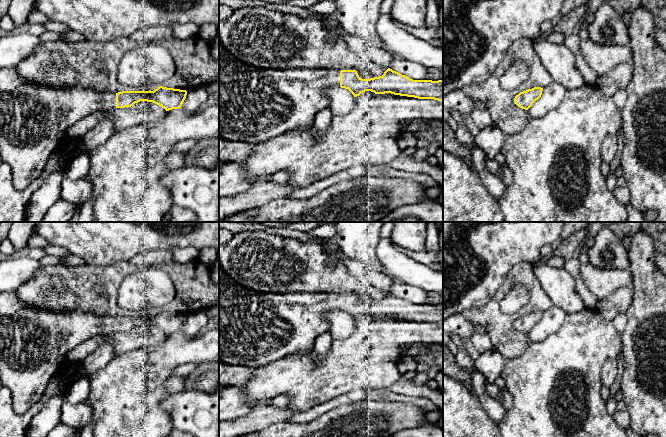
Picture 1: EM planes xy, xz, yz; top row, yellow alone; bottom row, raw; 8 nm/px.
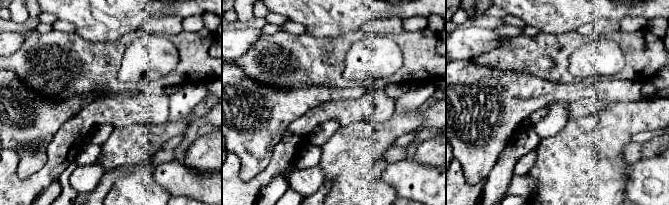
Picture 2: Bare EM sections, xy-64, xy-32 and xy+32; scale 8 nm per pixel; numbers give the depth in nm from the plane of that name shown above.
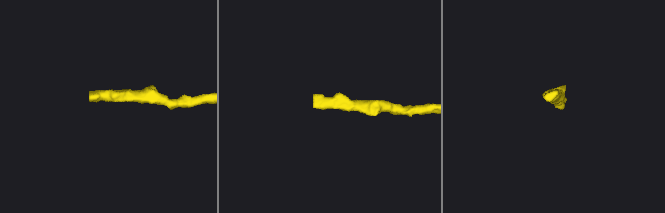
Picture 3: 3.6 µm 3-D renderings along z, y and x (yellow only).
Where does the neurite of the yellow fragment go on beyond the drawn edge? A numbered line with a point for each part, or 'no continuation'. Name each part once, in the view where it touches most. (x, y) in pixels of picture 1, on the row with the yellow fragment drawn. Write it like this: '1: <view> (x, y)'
1: xz (255, 105)

